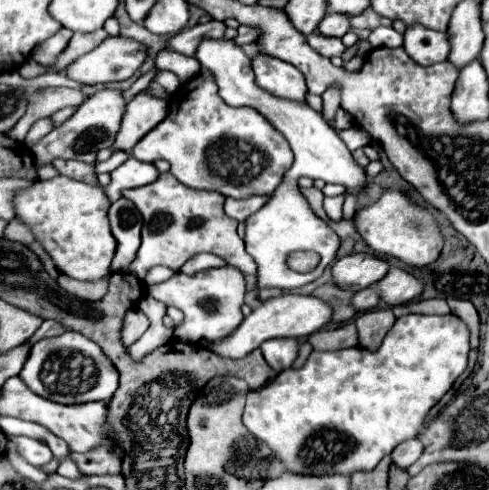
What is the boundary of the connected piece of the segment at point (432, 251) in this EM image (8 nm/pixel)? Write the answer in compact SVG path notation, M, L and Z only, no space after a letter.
M384 190L378 202L356 214L356 226L364 242L378 256L396 256L410 266L426 266L434 262L444 246L444 236L434 216L414 204L402 190Z

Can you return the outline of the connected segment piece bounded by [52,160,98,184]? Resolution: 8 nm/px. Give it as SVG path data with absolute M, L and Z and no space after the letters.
M58 160L58 162L52 162L56 166L56 170L64 176L70 176L74 180L84 180L84 182L96 182L96 174L94 174L94 166L88 166L84 162L78 162L78 160Z

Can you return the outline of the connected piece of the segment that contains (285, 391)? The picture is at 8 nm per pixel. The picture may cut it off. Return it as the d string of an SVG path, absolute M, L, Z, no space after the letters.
M400 316L376 352L368 352L362 346L334 352L314 350L302 368L288 368L264 388L248 392L244 424L274 450L274 456L286 464L286 470L298 474L368 472L398 444L418 436L430 408L466 370L468 352L470 332L458 316Z

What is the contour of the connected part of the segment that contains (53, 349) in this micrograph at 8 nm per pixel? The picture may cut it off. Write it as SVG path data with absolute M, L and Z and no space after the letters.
M66 332L56 338L38 340L32 346L30 358L24 364L20 378L26 386L54 402L76 404L76 402L108 402L118 388L118 370L102 348L80 332Z

